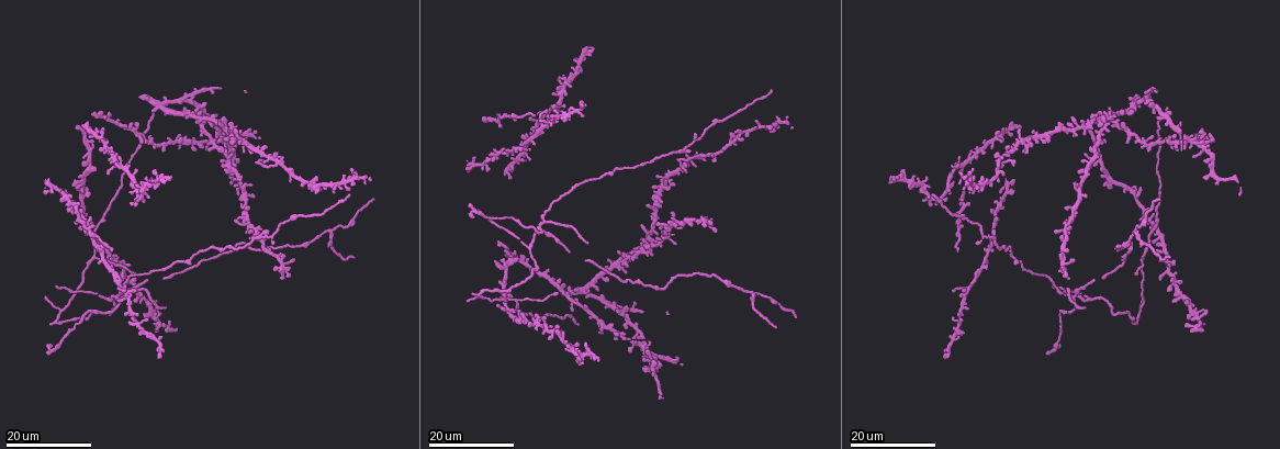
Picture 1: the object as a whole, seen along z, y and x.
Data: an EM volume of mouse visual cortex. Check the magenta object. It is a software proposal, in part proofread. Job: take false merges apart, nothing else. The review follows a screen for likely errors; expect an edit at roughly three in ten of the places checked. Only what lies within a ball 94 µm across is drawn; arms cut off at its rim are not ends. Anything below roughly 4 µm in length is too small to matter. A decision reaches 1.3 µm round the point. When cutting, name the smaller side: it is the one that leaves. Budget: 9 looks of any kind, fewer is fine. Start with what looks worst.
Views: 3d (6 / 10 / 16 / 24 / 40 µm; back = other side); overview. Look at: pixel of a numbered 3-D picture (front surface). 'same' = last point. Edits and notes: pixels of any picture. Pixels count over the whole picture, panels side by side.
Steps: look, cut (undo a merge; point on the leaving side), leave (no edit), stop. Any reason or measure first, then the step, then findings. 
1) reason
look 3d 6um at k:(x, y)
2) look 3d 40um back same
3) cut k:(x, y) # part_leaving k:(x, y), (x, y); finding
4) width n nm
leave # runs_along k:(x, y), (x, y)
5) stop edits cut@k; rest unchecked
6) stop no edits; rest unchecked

small branch off a trunk
look 3d 24um at 1:(278, 164)

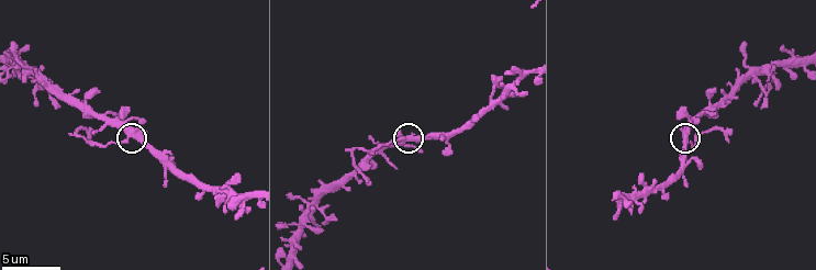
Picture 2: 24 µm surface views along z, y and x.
closer look
look 3d 10um at 2:(132, 137)

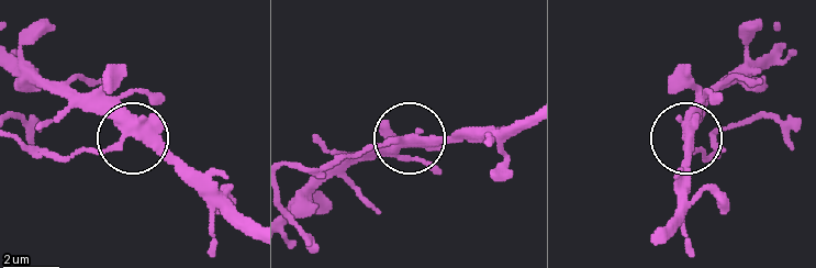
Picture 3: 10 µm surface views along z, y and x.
arms 4
cut 3:(79, 149) # a second neuron is stuck on

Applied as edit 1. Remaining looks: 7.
four-way junction
look 3d 16um at 1:(542, 123)

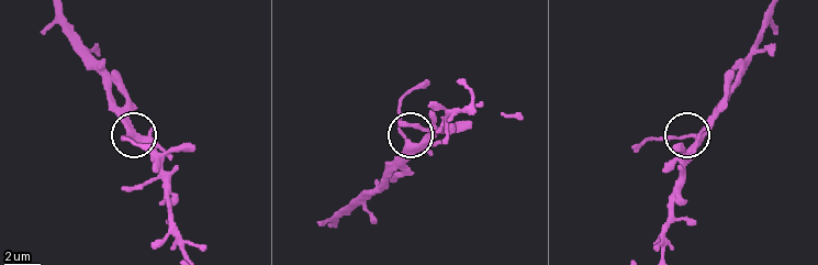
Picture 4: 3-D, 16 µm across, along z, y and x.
closer look
look 3d 10um at 4:(692, 136)

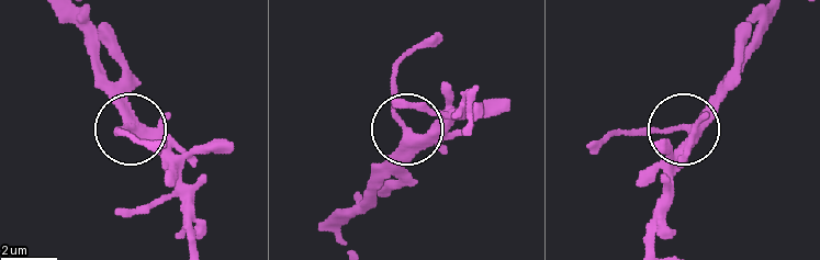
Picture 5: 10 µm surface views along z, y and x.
side_arm 5 um
leave # one neuron here

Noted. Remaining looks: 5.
side arm on a straight run
look 3d 24um at 1:(1159, 133)

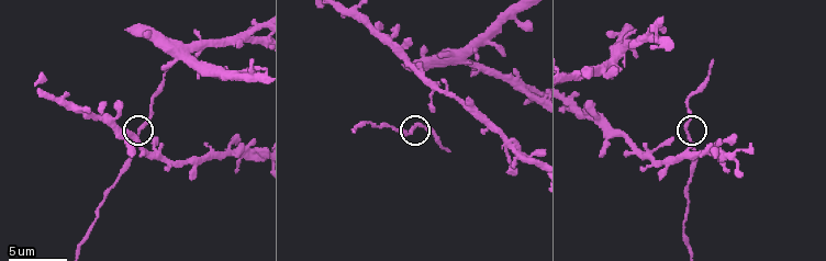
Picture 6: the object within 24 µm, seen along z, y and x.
look 3d 10um at 6:(683, 126)

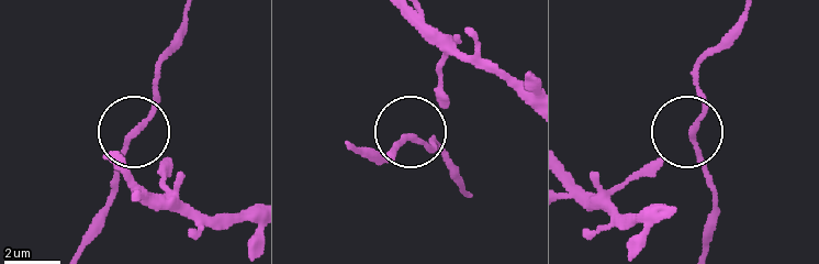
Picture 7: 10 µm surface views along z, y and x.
leave # runs_along 7:(75, 252), (153, 102), (167, 55); all the same neuron

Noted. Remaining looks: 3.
four or more arms meet
look 3d 6um at 2:(303, 223)

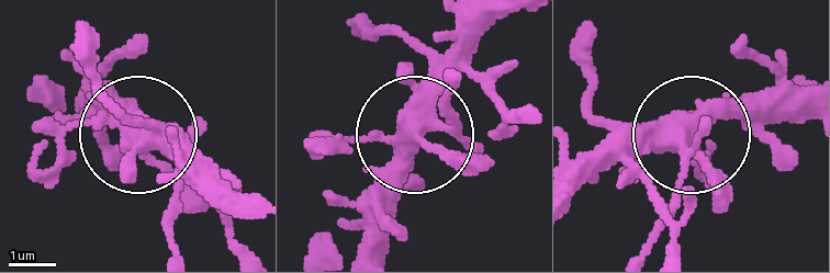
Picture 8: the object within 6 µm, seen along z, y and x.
leave # one neuron here

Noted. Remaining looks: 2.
stop edits cut@3; rest unchecked

